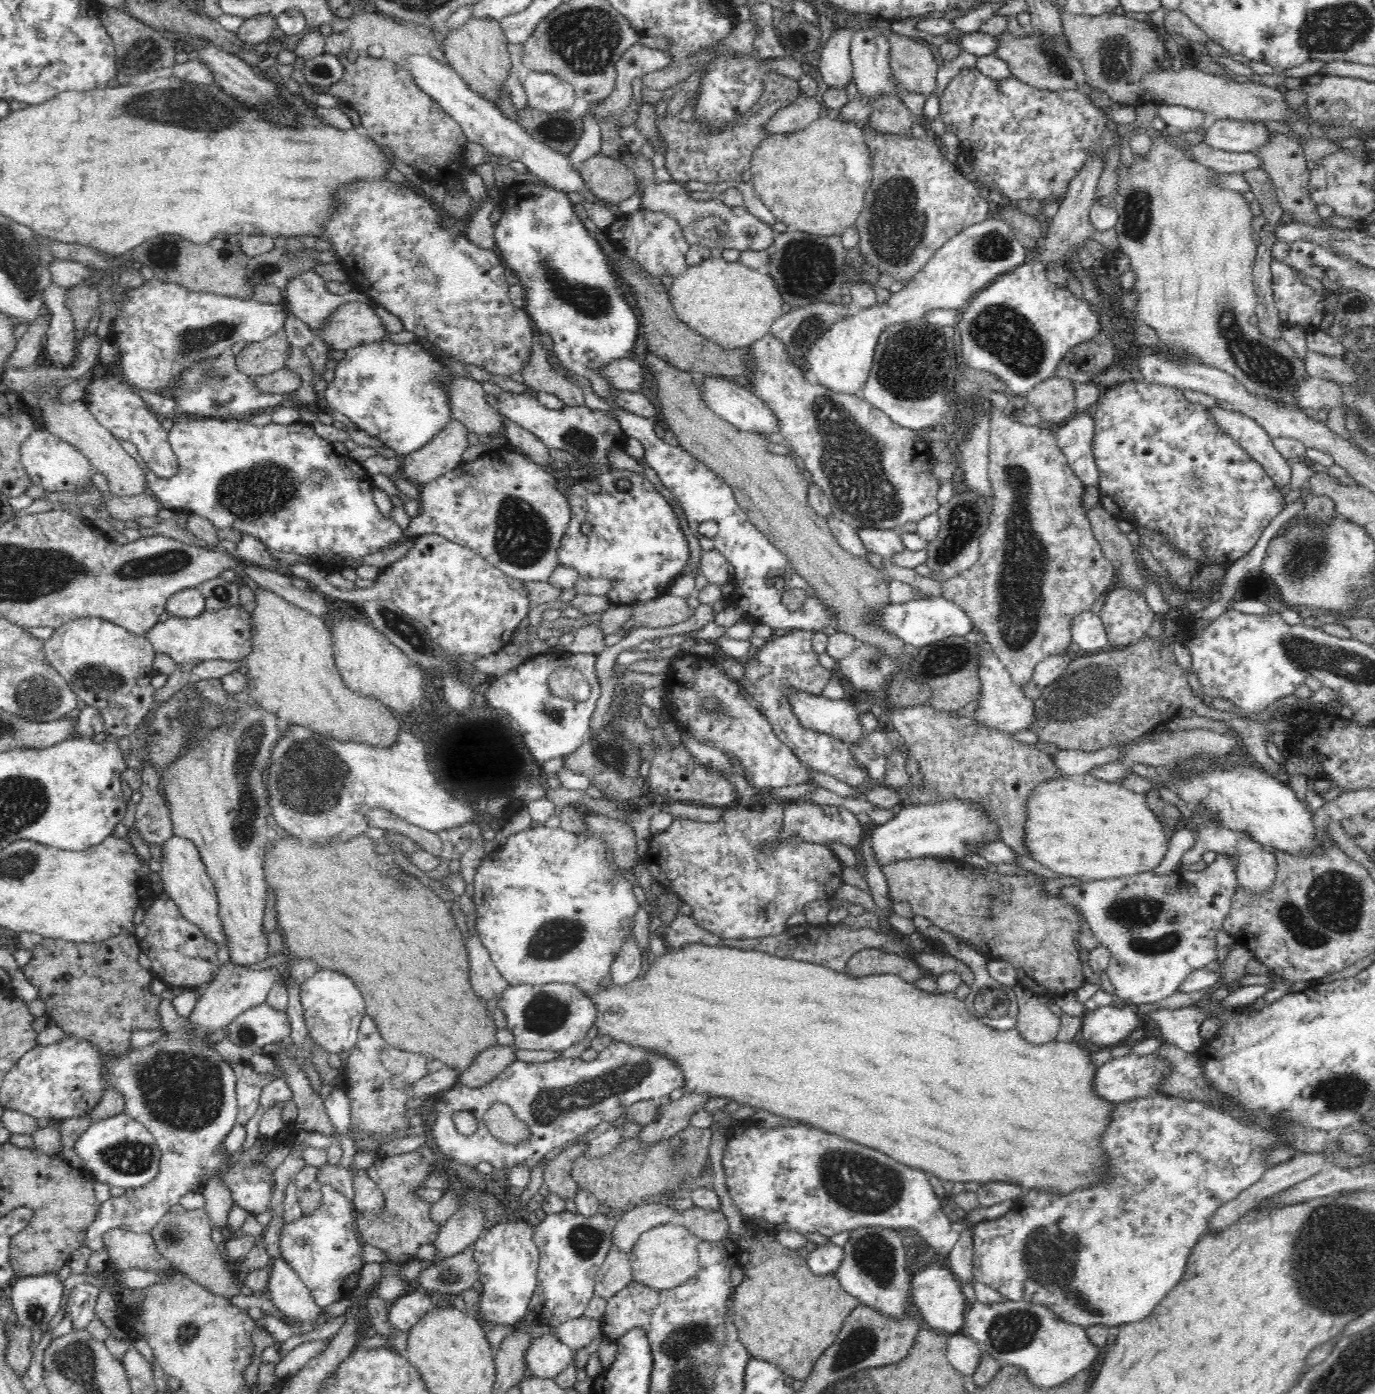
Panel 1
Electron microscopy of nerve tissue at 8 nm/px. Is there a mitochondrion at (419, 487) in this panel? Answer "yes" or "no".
no

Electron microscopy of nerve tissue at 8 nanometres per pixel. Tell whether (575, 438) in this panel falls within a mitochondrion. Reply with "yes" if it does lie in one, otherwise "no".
yes

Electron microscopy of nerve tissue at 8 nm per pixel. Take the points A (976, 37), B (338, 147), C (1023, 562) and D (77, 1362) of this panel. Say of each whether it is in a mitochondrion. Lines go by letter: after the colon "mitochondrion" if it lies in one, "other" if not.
A: other
B: other
C: mitochondrion
D: mitochondrion

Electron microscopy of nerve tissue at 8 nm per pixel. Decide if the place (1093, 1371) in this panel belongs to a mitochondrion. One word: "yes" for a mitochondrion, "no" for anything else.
no

